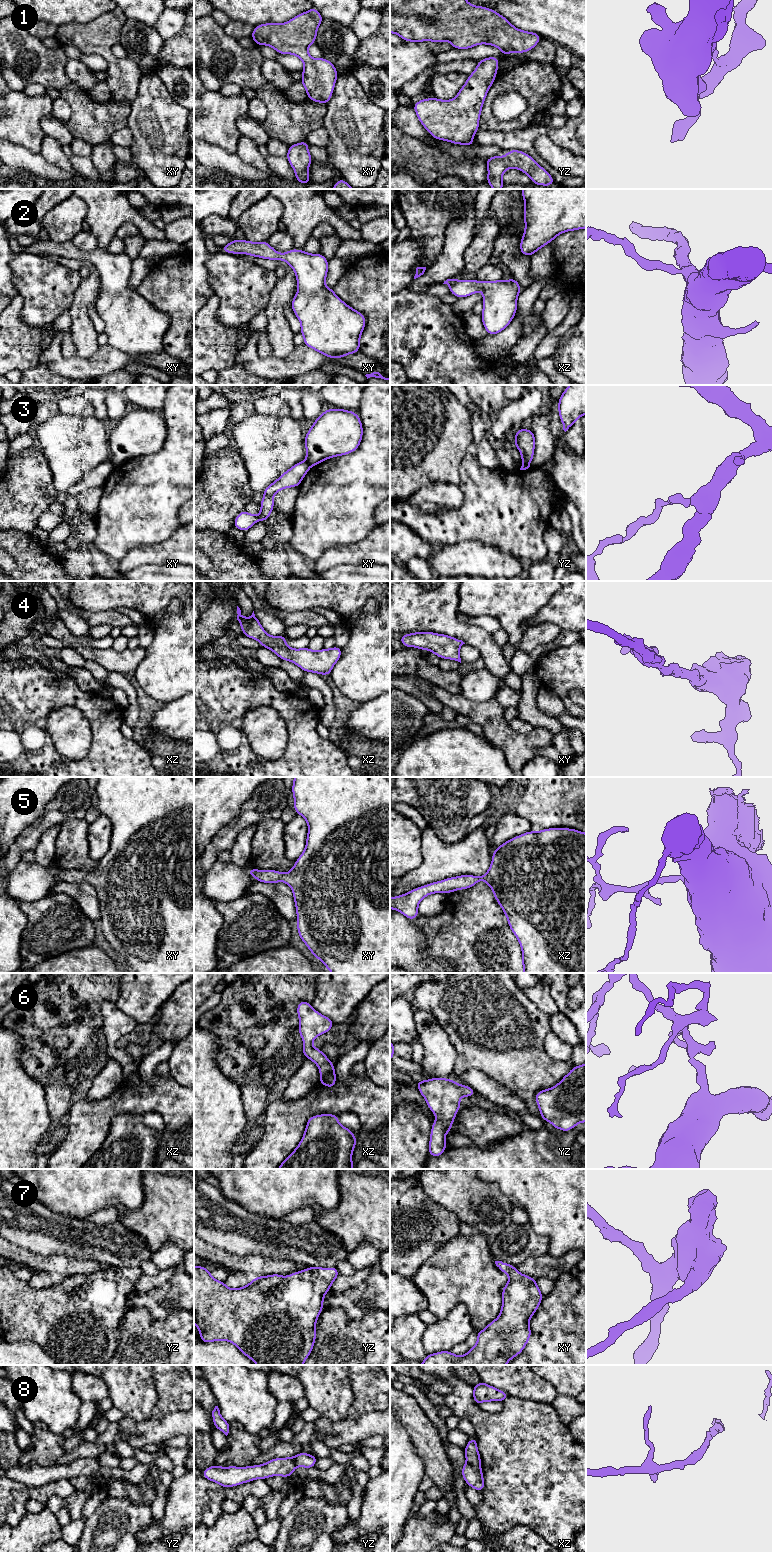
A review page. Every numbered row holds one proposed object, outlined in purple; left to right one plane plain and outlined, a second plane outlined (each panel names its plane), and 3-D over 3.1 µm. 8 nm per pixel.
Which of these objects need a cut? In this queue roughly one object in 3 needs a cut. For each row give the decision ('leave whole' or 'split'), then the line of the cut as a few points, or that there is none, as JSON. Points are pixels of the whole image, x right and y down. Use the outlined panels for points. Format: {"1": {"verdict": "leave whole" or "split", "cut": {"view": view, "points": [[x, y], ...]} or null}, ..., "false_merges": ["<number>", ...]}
{"1": {"verdict": "leave whole", "cut": null}, "2": {"verdict": "leave whole", "cut": null}, "3": {"verdict": "split", "cut": {"view": "xy", "points": [[305, 460], [310, 466]]}}, "4": {"verdict": "leave whole", "cut": null}, "5": {"verdict": "leave whole", "cut": null}, "6": {"verdict": "leave whole", "cut": null}, "7": {"verdict": "leave whole", "cut": null}, "8": {"verdict": "split", "cut": {"view": "xz", "points": [[467, 1462], [474, 1466], [479, 1466]]}}, "false_merges": ["3", "8"]}

